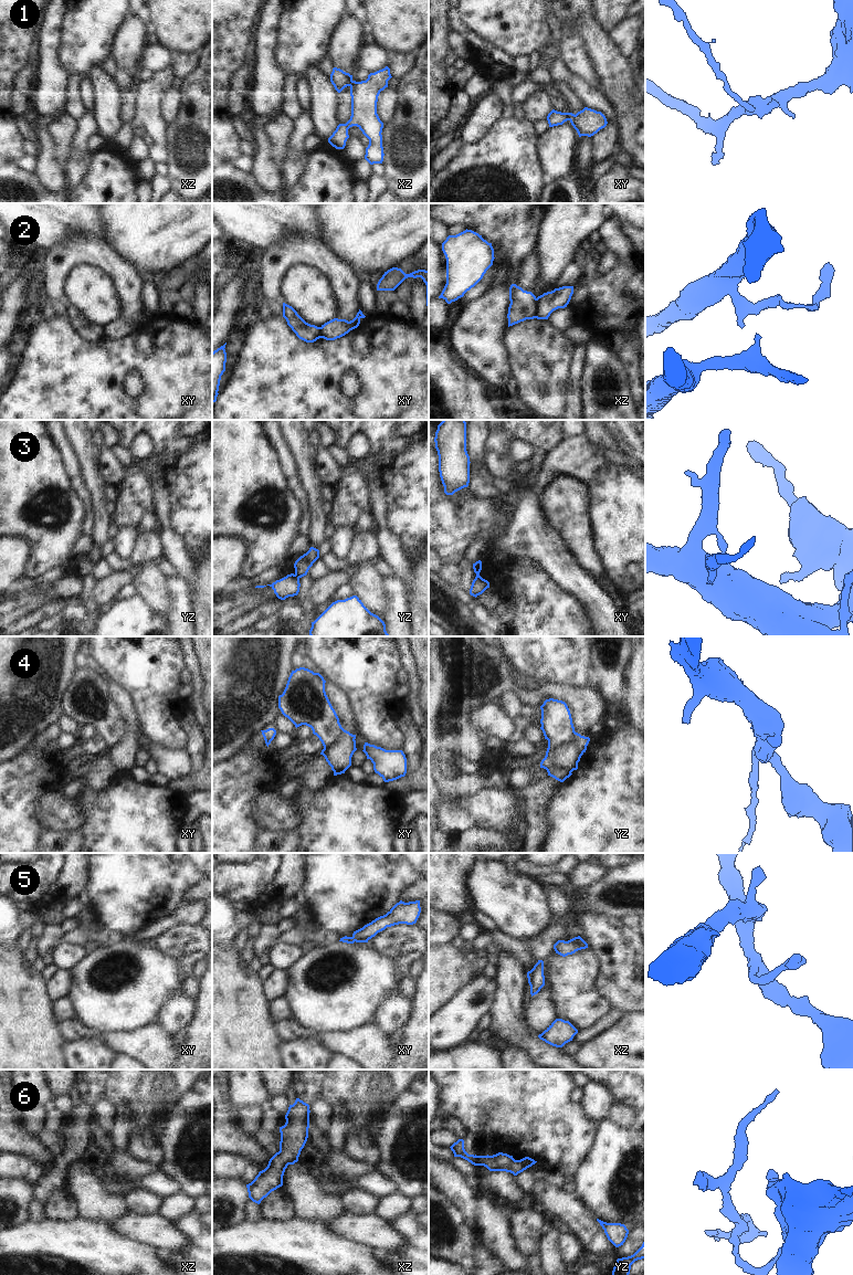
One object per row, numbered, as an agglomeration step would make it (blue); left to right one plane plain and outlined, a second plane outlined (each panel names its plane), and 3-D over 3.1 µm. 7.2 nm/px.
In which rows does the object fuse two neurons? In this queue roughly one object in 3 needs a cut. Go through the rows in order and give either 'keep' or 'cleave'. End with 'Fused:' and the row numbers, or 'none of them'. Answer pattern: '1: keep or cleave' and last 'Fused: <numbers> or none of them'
1: cleave
2: cleave
3: cleave
4: cleave
5: keep
6: keep
Fused: 1, 2, 3, 4

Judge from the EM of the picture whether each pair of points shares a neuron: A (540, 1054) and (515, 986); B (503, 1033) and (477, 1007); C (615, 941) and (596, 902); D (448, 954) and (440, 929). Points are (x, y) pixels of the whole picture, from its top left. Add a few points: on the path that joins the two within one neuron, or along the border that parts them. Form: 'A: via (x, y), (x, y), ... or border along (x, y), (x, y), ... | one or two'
A: via (525, 1038), (514, 1026), (514, 1002) | one
B: border along (496, 989), (494, 1000), (486, 1013) | two
C: border along (587, 912), (609, 915), (619, 919) | two
D: border along (449, 942), (440, 946) | two

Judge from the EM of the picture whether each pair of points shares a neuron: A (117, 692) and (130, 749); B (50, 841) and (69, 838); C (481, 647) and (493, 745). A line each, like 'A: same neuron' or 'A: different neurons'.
A: same neuron
B: same neuron
C: different neurons

